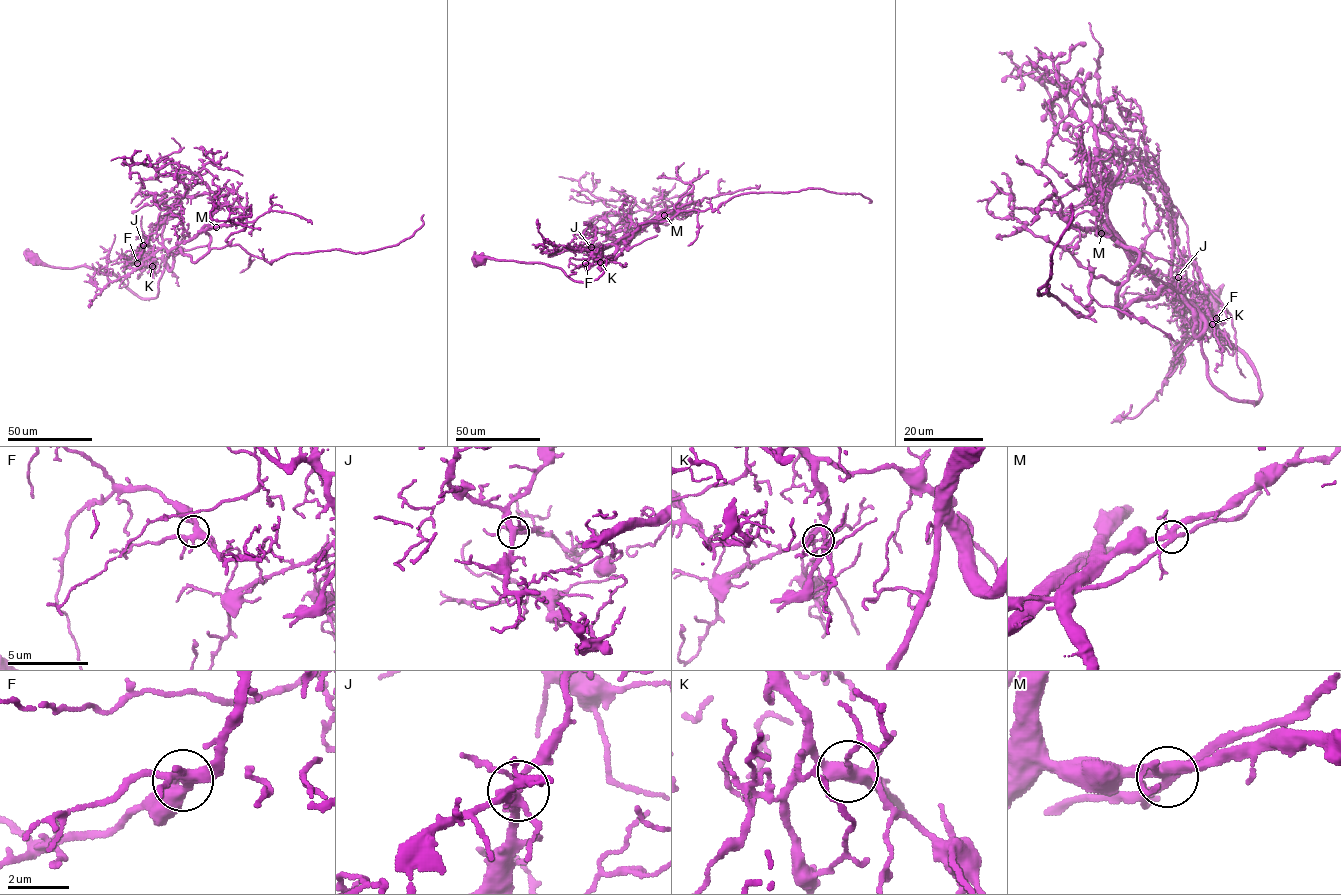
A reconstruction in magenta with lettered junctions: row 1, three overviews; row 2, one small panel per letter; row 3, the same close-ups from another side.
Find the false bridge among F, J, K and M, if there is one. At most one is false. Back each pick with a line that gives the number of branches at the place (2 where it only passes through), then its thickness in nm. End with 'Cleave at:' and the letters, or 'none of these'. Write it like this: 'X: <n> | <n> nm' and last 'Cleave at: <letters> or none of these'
Cleave at: none of these

